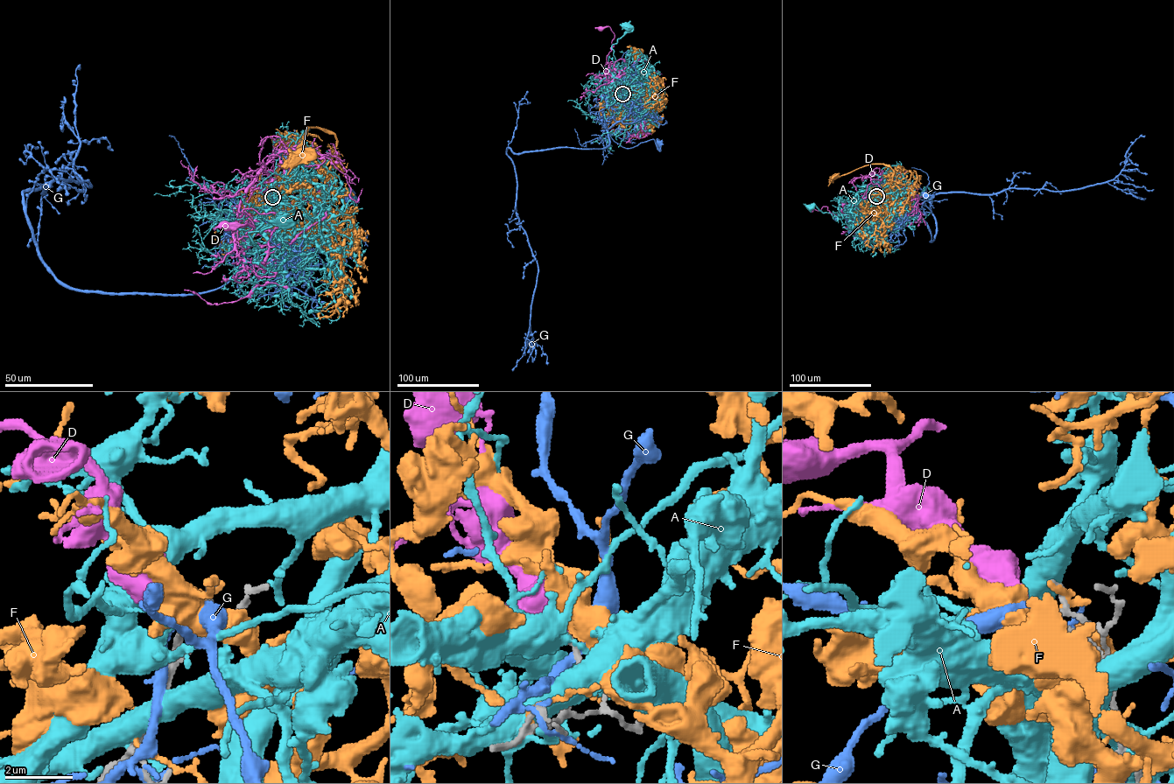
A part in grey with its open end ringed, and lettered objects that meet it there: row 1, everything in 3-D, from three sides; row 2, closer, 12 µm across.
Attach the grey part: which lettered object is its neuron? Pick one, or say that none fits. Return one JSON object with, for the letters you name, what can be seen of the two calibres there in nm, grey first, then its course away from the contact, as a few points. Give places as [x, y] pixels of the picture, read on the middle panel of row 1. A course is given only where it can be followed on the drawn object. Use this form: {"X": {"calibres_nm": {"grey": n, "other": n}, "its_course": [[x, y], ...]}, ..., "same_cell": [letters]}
{"D": {"calibres_nm": {"grey": 200, "other": 320}, "its_course": [[622, 94], [621, 91], [614, 94], [607, 87], [604, 67], [613, 46], [615, 34], [608, 26], [600, 29]]}, "same_cell": ["D"]}

